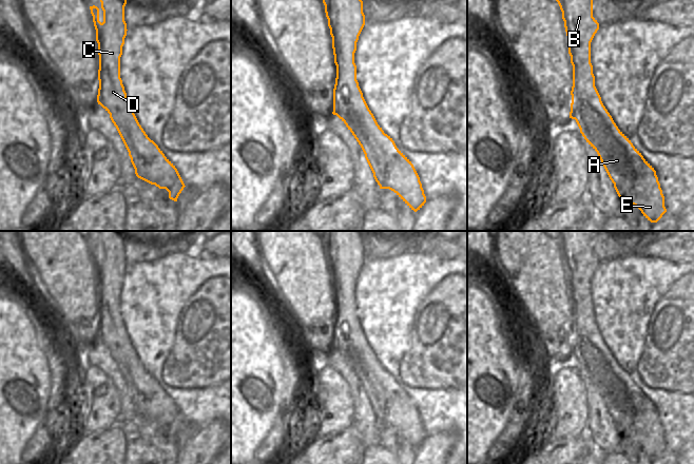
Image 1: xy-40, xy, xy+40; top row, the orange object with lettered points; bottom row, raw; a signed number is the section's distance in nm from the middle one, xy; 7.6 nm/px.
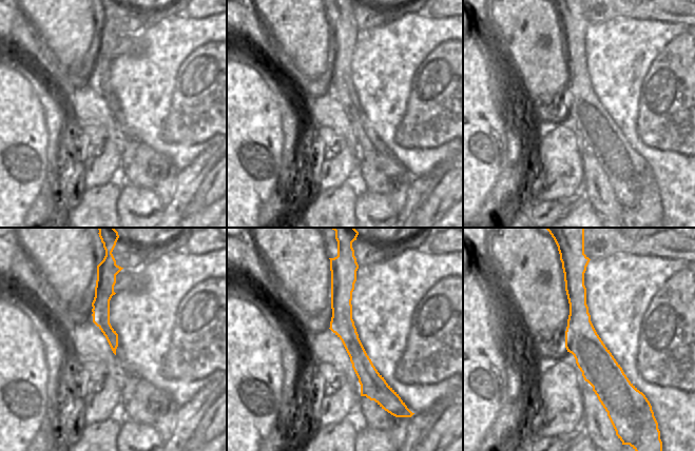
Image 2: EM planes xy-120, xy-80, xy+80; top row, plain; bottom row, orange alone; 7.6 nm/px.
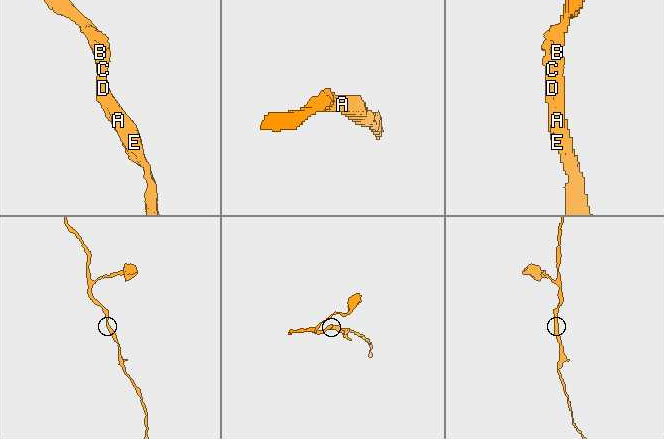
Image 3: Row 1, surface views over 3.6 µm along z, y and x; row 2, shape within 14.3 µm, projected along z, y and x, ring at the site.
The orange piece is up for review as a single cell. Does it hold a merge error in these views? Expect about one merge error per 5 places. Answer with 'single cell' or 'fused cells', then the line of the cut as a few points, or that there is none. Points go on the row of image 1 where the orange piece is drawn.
single cell; no cut

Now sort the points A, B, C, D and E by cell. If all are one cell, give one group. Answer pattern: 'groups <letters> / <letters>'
groups A B C D E

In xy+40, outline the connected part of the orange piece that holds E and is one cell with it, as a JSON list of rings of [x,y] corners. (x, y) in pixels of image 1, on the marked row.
[[[556,0],[568,38],[568,54],[573,65],[573,86],[570,118],[575,119],[586,142],[597,152],[614,188],[622,201],[636,206],[651,223],[657,223],[667,212],[664,196],[654,168],[643,158],[631,140],[618,129],[603,105],[595,86],[591,63],[591,42],[599,30],[593,17],[593,0]]]

